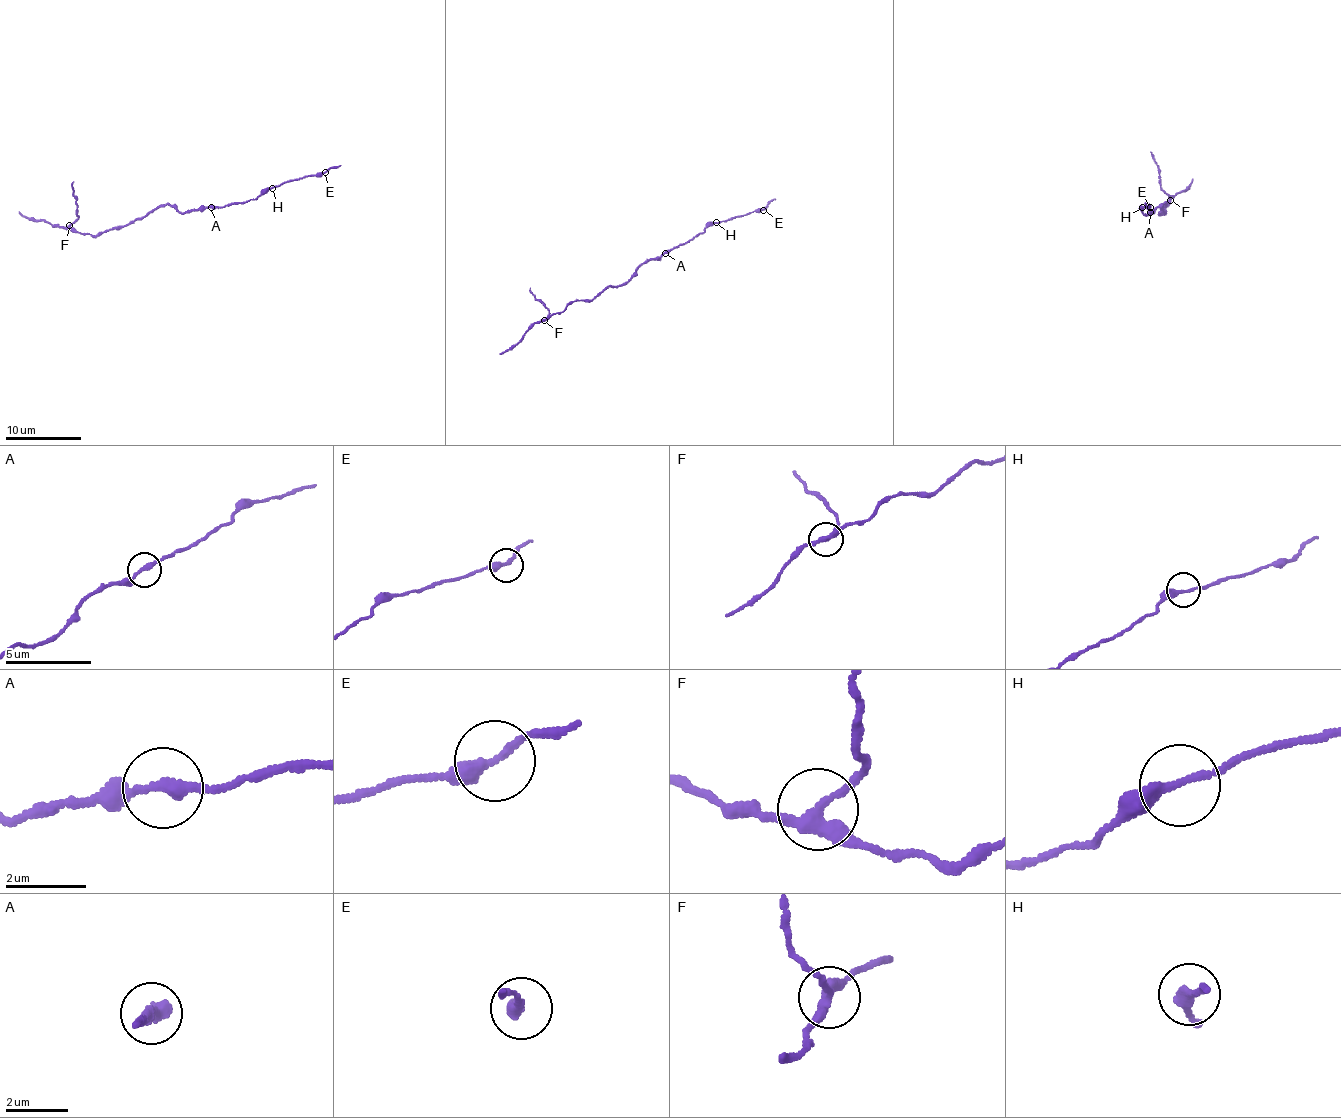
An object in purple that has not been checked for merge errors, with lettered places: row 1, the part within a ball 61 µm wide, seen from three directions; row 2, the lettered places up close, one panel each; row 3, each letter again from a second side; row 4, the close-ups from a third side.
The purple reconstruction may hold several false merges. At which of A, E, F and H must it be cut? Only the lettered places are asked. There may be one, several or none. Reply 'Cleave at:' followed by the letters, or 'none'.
Cleave at: F

